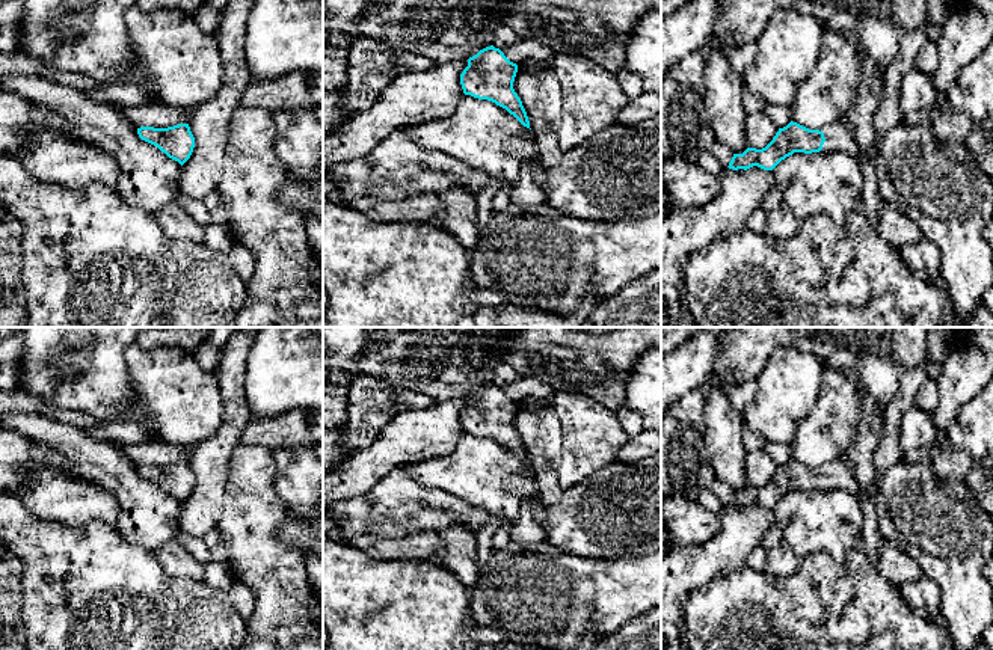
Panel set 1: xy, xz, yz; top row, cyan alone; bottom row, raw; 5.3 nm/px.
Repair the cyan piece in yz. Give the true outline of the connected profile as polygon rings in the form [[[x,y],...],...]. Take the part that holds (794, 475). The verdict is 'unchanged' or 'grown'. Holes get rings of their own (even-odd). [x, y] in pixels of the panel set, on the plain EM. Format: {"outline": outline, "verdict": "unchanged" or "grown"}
{"outline": [[[836,458],[818,468],[809,468],[797,460],[789,460],[779,466],[773,478],[762,487],[747,486],[742,492],[733,492],[729,507],[750,507],[758,504],[764,508],[773,508],[782,498],[794,490],[845,490],[854,496],[859,493],[859,484],[851,468]]], "verdict": "grown"}

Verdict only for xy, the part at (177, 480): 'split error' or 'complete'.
complete

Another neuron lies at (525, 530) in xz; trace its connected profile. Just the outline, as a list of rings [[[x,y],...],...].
[[[536,495],[525,499],[521,505],[518,519],[510,523],[512,543],[537,544],[545,541],[545,528],[534,517],[534,502],[539,502]]]

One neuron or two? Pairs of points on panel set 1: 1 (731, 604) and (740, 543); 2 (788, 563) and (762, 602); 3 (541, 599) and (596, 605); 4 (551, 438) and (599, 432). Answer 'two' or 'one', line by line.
1: two
2: two
3: one
4: two

